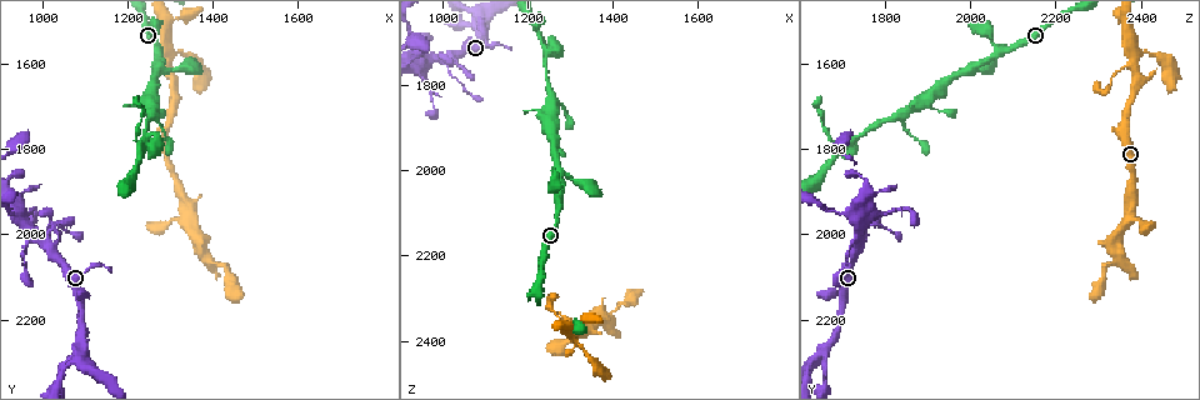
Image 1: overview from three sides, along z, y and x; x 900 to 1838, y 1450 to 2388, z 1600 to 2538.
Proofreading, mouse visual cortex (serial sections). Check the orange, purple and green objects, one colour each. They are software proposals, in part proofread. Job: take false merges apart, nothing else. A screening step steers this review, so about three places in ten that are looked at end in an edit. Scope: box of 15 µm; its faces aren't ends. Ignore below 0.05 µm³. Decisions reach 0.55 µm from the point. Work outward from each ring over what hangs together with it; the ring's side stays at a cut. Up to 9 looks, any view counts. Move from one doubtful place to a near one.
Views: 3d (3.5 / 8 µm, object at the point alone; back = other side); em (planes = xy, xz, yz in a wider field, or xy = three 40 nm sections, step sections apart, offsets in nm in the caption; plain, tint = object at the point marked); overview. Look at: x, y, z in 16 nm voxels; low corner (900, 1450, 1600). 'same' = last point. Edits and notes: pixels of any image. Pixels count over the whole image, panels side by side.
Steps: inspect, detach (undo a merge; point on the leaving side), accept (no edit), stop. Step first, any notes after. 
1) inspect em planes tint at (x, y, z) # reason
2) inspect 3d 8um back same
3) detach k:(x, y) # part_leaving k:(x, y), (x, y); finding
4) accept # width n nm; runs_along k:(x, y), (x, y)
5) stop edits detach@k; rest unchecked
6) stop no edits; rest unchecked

inspect 3d 3.5um at (1305, 1590, 2385) # looks like a crossing

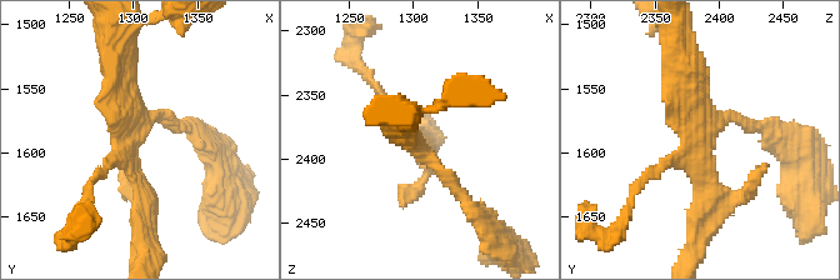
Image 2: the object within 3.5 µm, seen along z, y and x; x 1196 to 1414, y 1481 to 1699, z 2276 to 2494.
inspect em xy step 1 tint at (1296, 1584, 2388) # arms 4; arm_widths 150, 150, 300, 300 nm

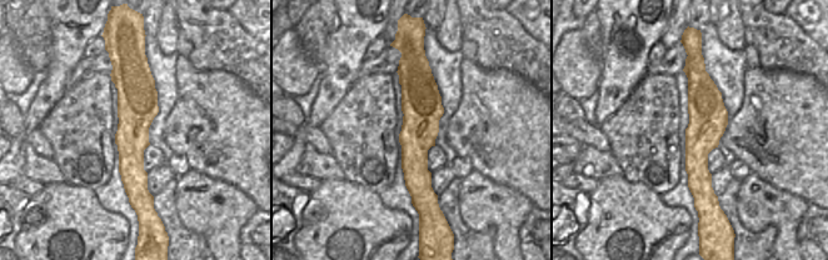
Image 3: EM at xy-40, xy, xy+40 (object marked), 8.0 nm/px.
accept # runs_along 2:(718, 211), (685, 54); one cell here

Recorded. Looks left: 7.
inspect 3d 3.5um at (1255, 1795, 1720) # three arms meet

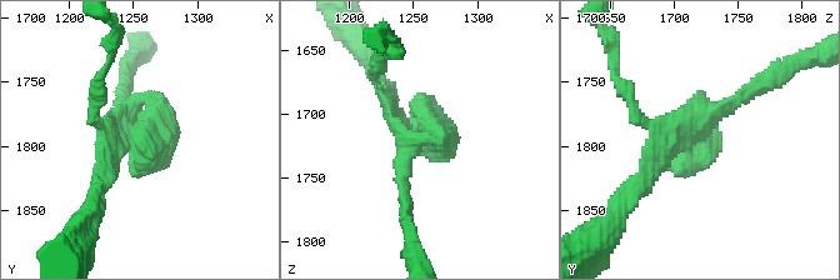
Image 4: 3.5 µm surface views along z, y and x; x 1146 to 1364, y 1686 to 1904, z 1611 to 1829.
inspect em xy step 1 tint at (1254, 1790, 1716)

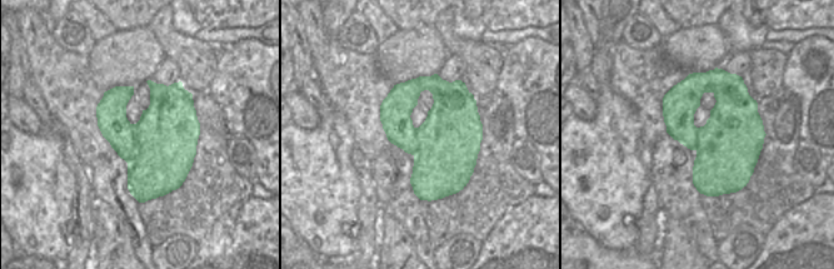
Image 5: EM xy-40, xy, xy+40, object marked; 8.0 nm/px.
accept # runs_along 4:(753, 88), (695, 149), (656, 156); all the same cell

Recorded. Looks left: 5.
inspect 3d 3.5um back at (1080, 2270, 1665) # four arms meet

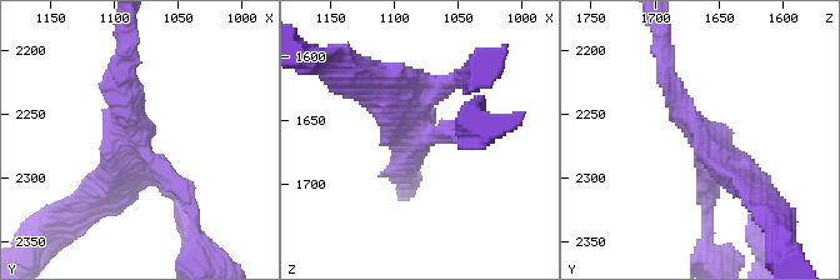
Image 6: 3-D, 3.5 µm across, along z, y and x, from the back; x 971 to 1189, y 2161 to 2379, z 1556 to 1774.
inspect em xy step 1 plain at (1082, 2272, 1662) # now the EM

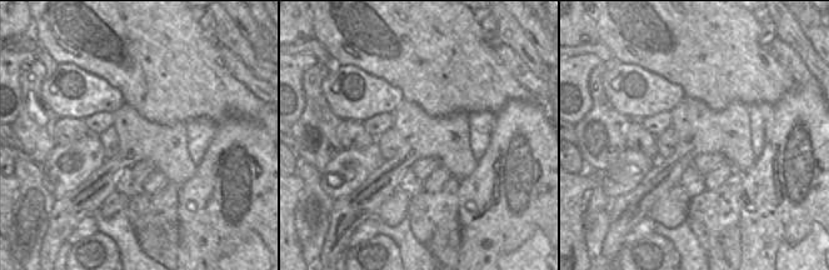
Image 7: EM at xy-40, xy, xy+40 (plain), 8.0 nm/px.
inspect em xy step 1 tint same

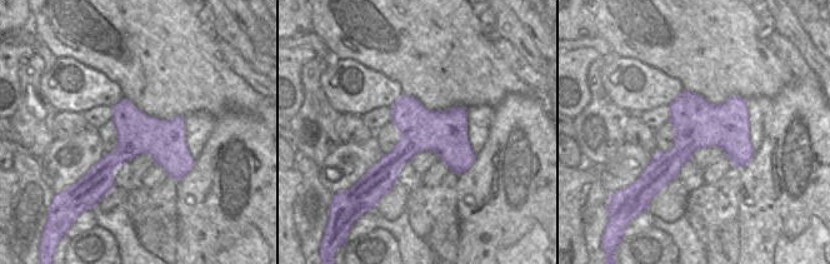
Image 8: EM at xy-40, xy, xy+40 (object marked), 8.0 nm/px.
accept # one cell here

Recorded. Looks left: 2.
inspect 3d 3.5um at (1020, 1970, 1745) # abrupt turn

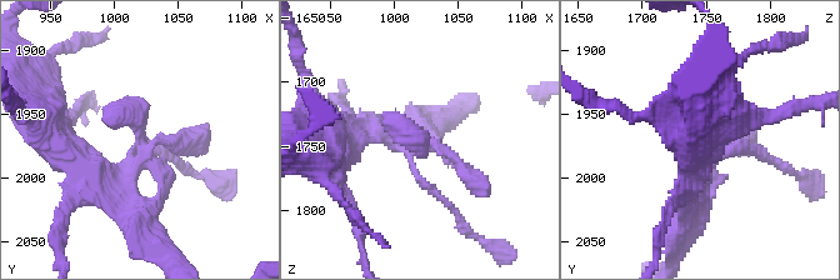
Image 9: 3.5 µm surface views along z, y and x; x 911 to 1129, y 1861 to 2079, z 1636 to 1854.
inspect em xy step 5 tint at (1024, 1970, 1746)

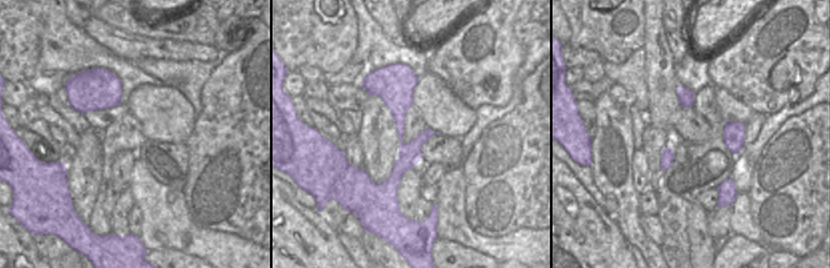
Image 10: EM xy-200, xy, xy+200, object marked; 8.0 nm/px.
accept # all the same cell

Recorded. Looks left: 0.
stop no edits; rest unchecked

